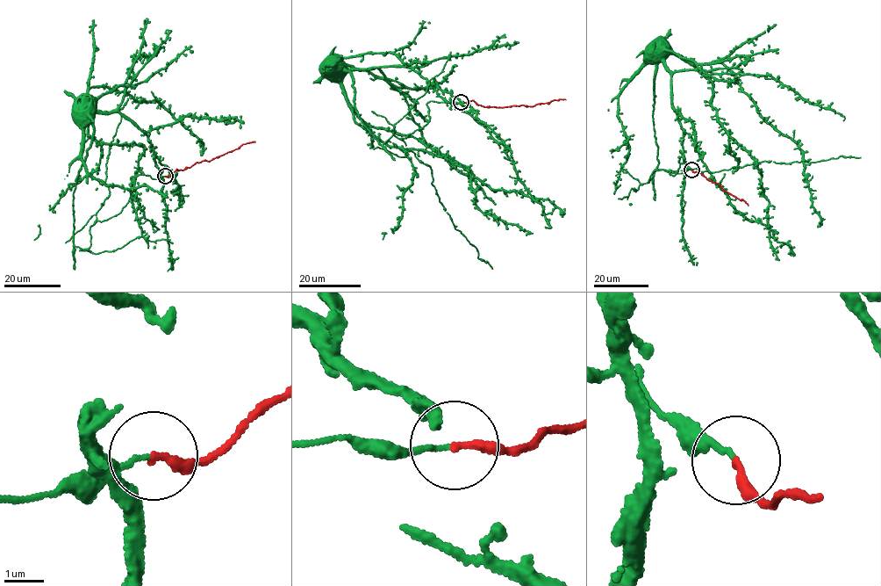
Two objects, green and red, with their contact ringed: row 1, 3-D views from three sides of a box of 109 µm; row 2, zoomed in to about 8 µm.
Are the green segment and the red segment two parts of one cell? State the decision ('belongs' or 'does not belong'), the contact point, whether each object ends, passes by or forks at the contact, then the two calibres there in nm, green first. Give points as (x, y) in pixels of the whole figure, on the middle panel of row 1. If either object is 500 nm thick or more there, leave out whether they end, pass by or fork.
belongs | (461, 102) | green ends | red ends | 130/240 nm

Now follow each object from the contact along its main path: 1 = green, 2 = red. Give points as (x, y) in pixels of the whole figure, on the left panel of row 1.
1: (165, 176), (136, 177), (122, 210), (90, 227), (89, 248), (75, 245), (73, 191), (93, 132), (84, 106)
2: (165, 176), (190, 167), (196, 162), (211, 161), (246, 143), (255, 142)

